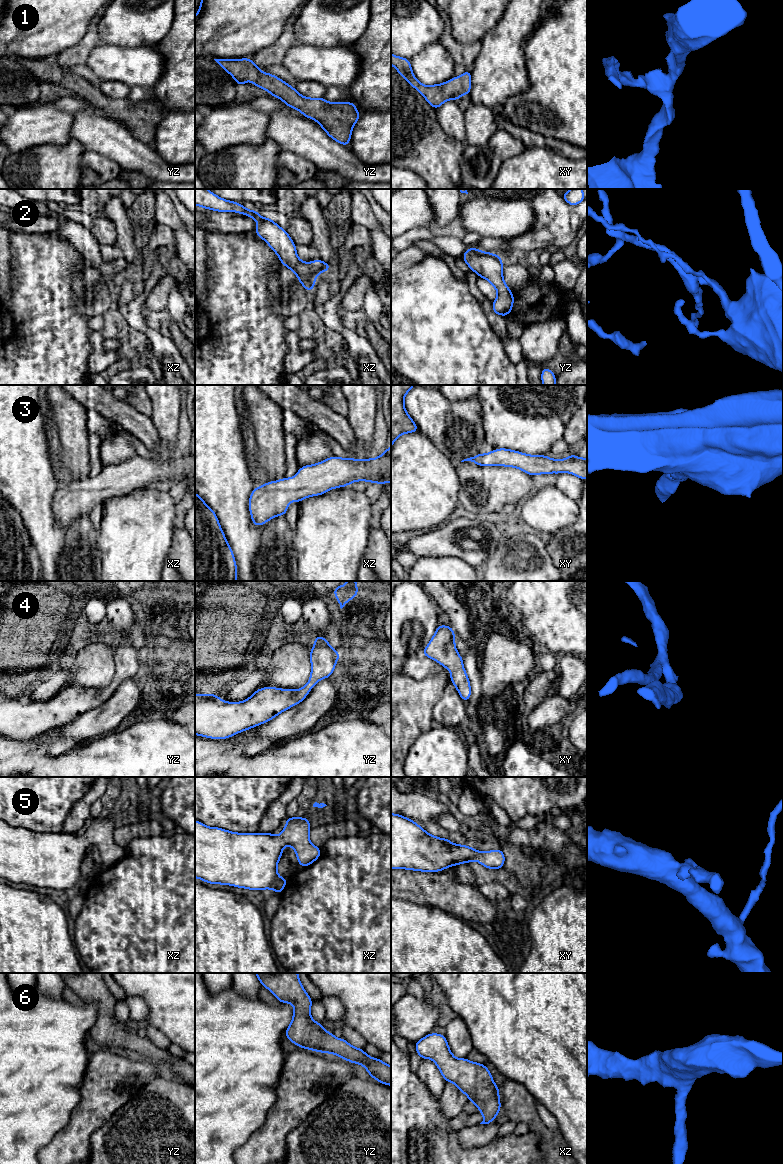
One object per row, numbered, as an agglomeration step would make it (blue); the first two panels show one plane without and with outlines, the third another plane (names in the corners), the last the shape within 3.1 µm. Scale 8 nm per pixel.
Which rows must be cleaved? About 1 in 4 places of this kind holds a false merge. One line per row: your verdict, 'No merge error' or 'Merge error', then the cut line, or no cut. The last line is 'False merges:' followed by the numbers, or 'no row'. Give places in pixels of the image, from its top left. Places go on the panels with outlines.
1: No merge error. No split
2: No merge error. No split
3: No merge error. No split
4: No merge error. No split
5: No merge error. No split
6: No merge error. No split
False merges: no row

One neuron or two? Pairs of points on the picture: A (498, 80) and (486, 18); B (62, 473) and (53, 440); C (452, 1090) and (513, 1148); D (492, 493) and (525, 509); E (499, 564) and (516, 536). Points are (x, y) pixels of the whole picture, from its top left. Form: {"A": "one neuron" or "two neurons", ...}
{"A": "two neurons", "B": "one neuron", "C": "two neurons", "D": "two neurons", "E": "one neuron"}

